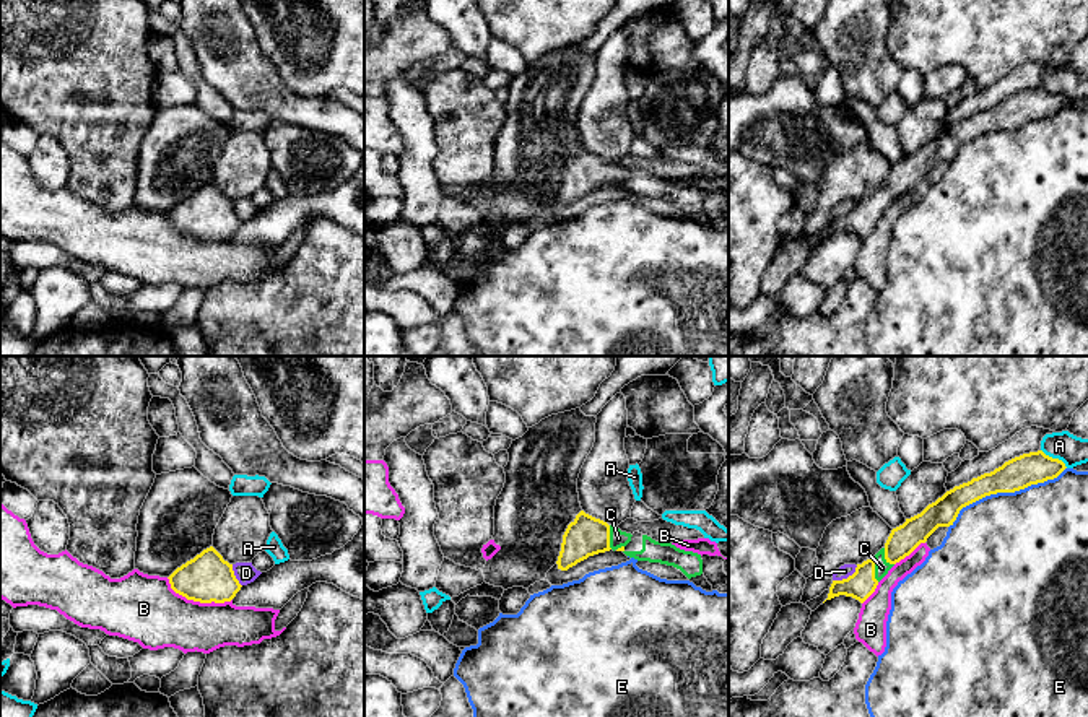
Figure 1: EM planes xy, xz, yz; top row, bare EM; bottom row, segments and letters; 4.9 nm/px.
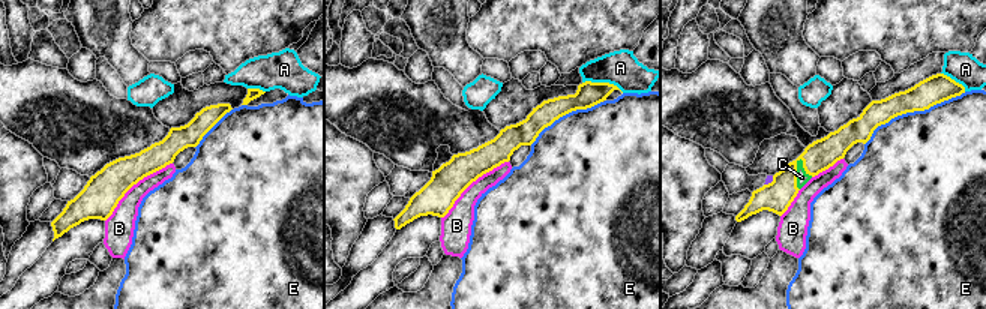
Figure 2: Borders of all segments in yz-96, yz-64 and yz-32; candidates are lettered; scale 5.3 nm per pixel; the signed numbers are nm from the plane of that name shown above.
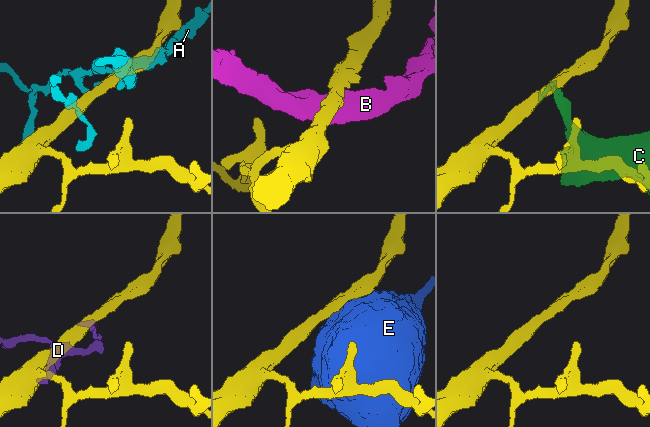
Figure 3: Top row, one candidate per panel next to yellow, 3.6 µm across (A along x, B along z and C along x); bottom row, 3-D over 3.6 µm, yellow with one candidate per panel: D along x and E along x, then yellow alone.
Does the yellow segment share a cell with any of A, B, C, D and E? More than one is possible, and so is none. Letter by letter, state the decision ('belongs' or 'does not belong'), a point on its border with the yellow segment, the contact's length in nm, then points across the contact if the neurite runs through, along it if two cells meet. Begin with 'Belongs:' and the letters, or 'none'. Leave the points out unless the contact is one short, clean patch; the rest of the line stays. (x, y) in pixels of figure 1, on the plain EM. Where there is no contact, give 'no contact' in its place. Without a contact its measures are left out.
Belongs: C
A: does not belong; meets yellow in yz at (1054, 95); contact 160 nm long
B: does not belong; meets yellow in xy at (197, 236); contact 340 nm long
C: belongs; meets yellow in yz at (874, 205); contact 130 nm long
D: does not belong; meets yellow in yz at (848, 213); contact 150 nm long; border along yz (857, 202), (846, 213), (833, 217)
E: does not belong; meets yellow in yz at (1004, 127); contact 650 nm long

